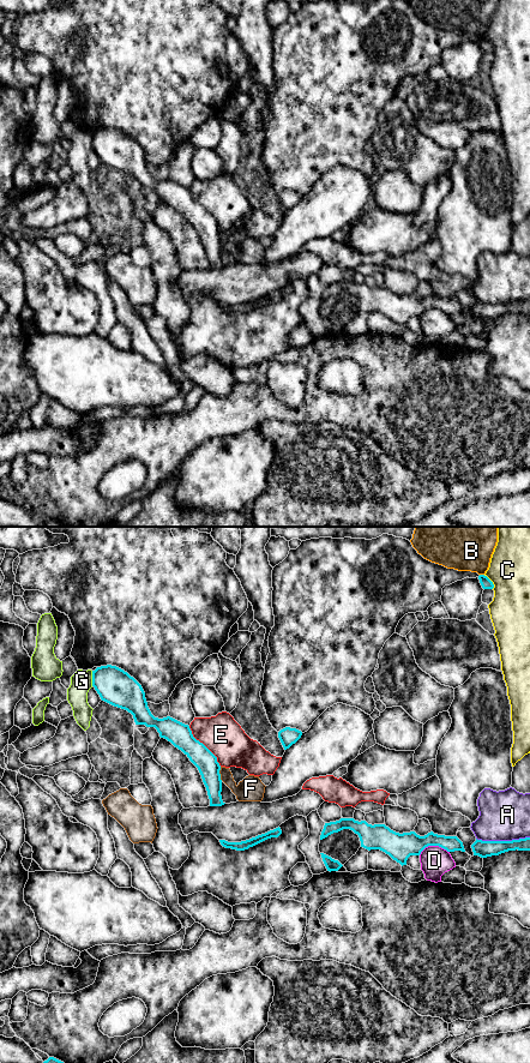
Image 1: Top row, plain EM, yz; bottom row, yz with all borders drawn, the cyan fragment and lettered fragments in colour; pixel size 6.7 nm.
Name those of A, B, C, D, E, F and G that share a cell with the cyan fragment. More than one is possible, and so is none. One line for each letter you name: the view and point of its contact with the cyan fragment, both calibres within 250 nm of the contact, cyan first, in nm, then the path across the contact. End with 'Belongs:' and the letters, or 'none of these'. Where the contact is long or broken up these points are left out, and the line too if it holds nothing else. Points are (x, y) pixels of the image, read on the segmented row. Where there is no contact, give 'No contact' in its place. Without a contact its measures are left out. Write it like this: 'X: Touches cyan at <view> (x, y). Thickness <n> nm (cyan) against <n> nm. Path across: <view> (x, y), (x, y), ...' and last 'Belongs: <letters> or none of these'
Belongs: none of these

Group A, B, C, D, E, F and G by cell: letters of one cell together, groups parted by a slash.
A / B / C / D / E F / G

